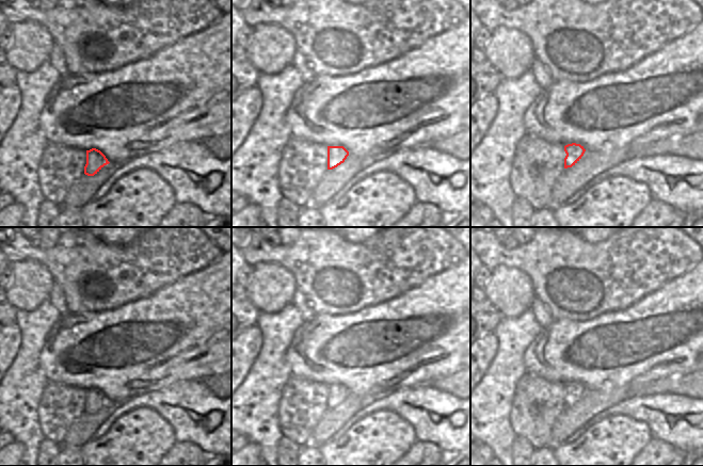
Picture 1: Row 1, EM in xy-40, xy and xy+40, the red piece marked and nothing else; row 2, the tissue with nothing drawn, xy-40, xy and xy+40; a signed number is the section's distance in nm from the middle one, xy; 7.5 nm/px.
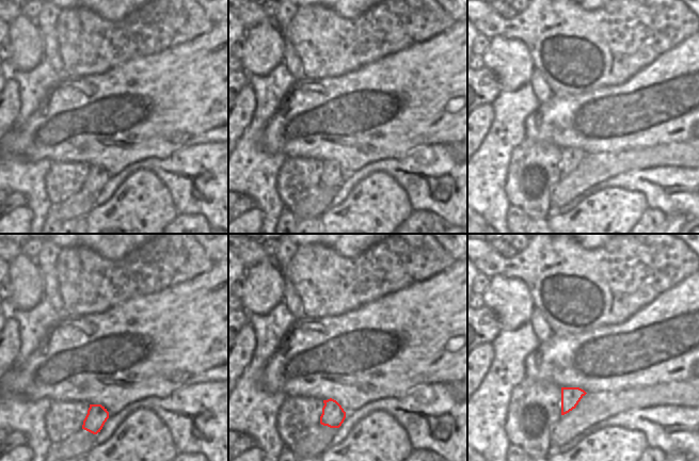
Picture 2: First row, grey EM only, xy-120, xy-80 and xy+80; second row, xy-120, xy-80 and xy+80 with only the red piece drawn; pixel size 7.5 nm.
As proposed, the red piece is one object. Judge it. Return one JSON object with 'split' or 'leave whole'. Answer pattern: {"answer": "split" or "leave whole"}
{"answer": "leave whole"}

